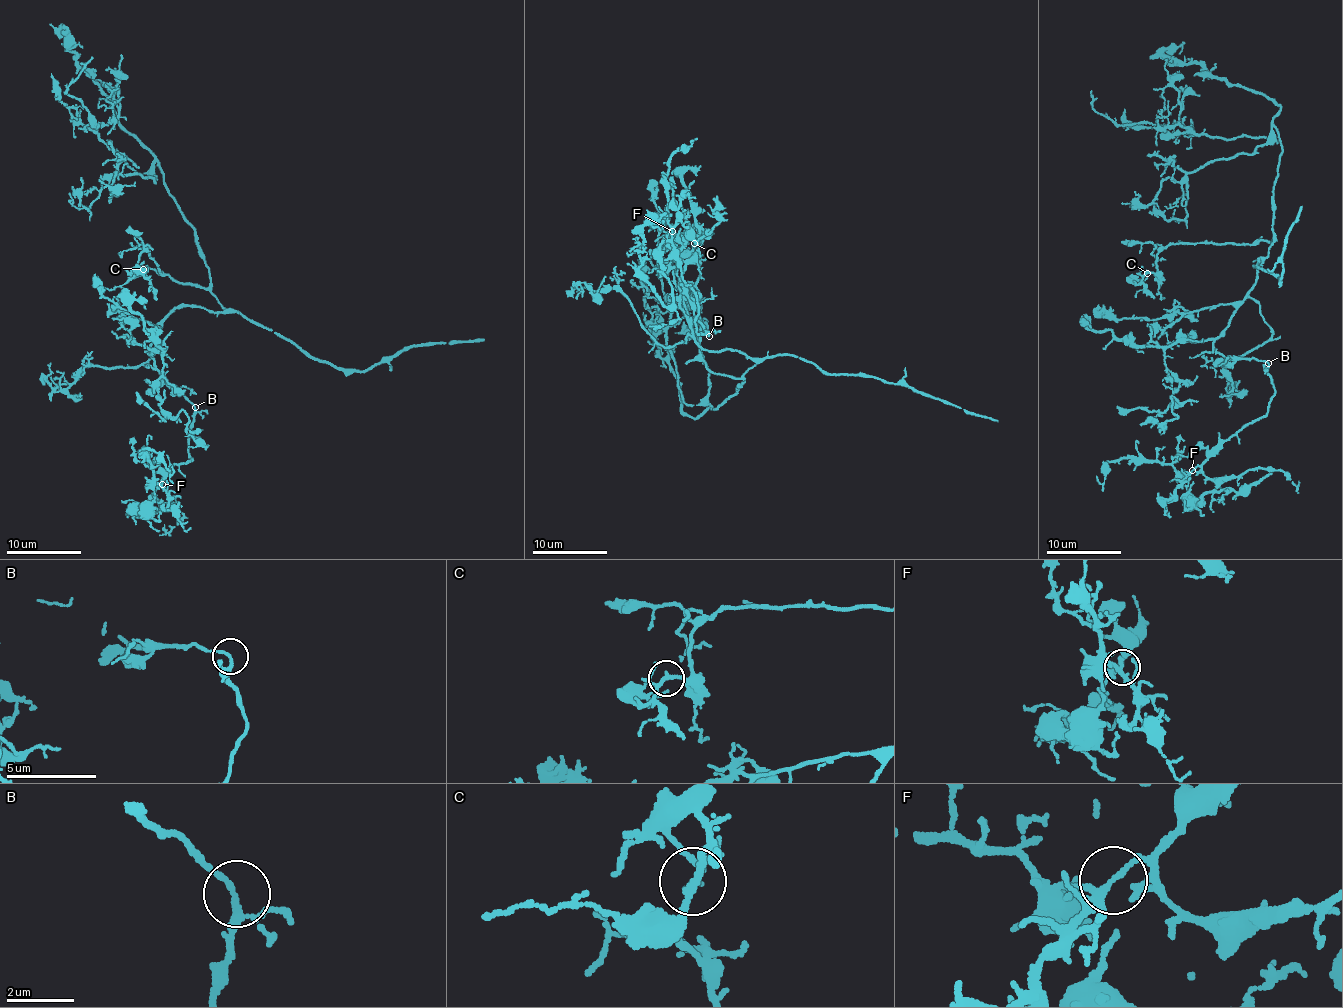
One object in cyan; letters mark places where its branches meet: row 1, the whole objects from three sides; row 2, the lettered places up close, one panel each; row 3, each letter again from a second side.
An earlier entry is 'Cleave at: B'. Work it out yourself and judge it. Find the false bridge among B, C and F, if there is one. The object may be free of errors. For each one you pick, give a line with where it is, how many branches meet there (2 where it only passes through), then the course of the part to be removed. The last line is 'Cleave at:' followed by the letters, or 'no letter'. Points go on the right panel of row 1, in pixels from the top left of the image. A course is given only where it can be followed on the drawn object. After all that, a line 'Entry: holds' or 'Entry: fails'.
Cleave at: no letter
Entry: fails

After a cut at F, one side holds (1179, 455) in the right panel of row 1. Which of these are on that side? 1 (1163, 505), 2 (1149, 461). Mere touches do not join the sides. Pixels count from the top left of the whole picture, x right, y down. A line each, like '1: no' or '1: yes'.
1: yes
2: yes

